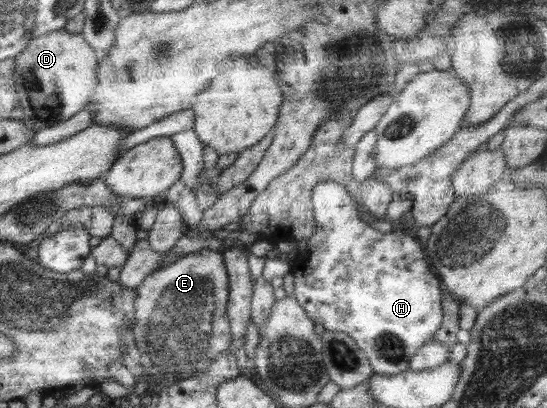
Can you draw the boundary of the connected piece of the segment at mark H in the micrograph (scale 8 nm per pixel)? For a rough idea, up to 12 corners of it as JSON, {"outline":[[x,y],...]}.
{"outline":[[313,187],[299,306],[394,375],[443,323],[417,237]]}

